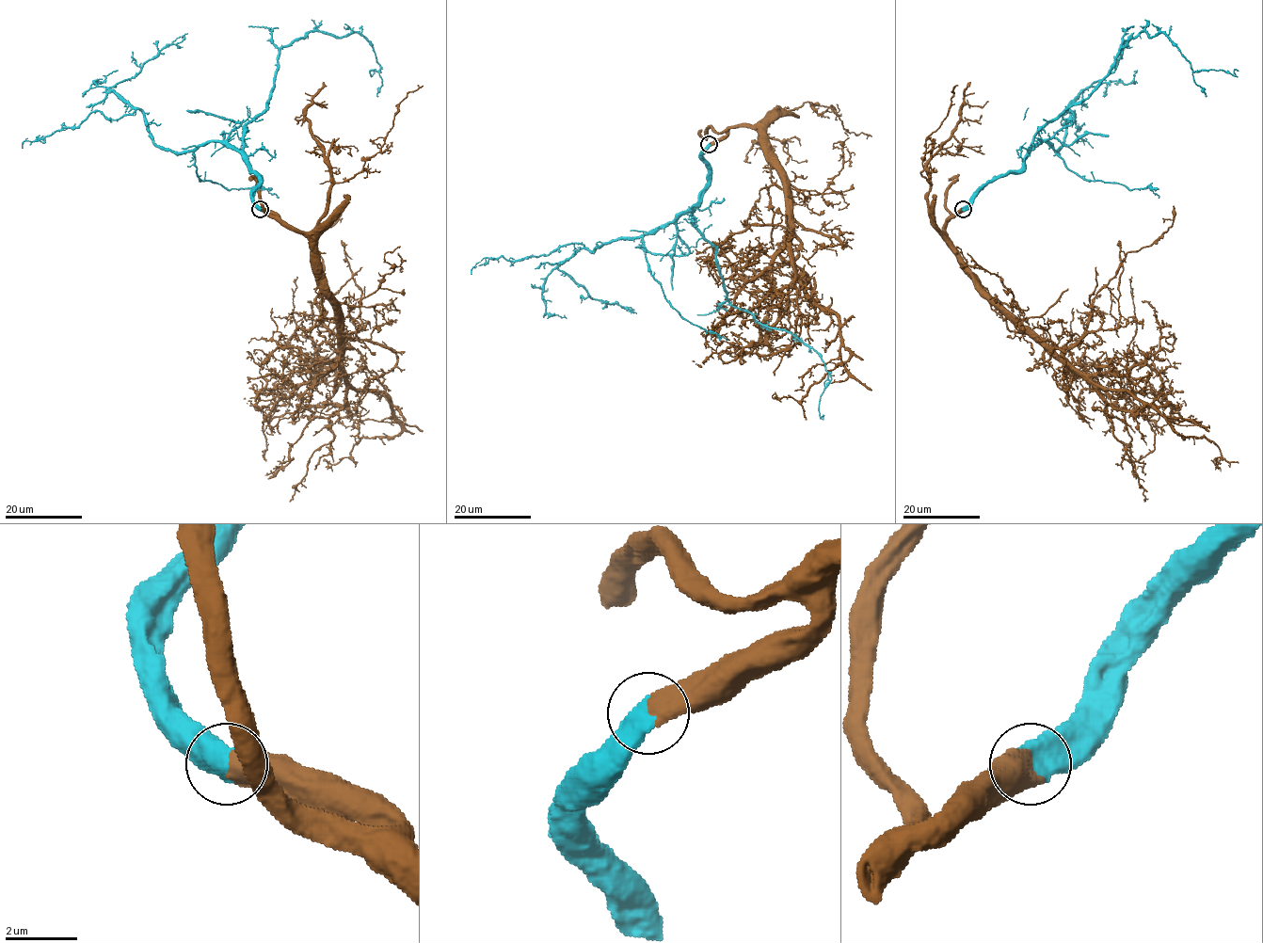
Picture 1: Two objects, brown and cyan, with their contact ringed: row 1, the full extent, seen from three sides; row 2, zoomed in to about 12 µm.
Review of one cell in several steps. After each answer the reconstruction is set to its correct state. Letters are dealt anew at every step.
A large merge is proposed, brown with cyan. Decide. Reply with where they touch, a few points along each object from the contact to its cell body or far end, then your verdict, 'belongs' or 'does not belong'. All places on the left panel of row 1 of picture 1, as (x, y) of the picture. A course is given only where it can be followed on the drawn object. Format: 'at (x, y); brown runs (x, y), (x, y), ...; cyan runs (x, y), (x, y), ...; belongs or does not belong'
at (260, 209); brown runs (260, 209), (307, 237), (331, 296), (338, 363), (354, 388), (390, 400), (402, 429), (324, 461); cyan runs (260, 209), (244, 128), (265, 108), (279, 51), (311, 31), (357, 33), (380, 66), (372, 70); belongs

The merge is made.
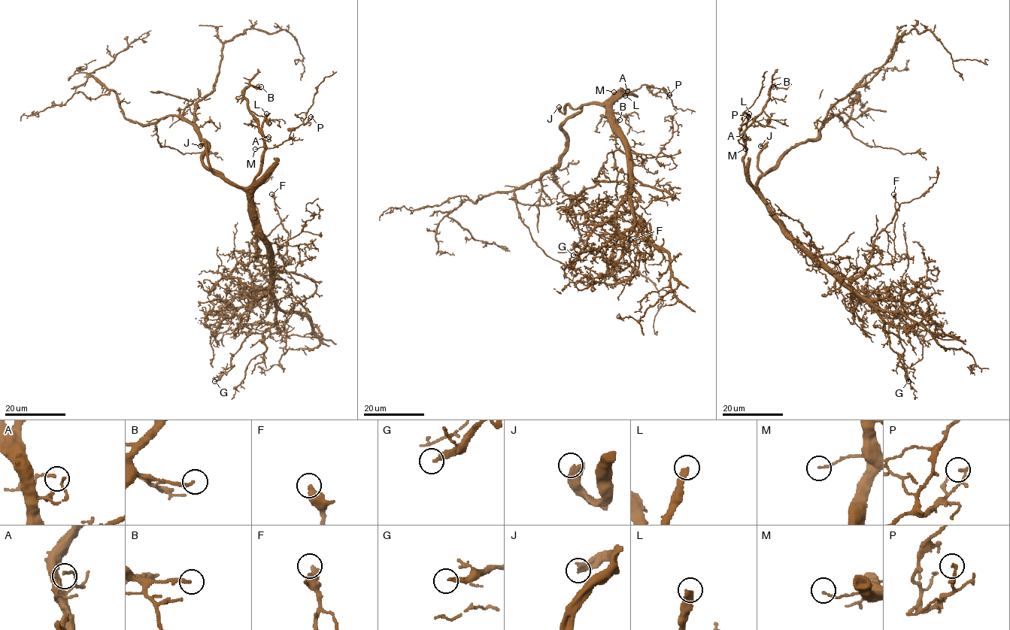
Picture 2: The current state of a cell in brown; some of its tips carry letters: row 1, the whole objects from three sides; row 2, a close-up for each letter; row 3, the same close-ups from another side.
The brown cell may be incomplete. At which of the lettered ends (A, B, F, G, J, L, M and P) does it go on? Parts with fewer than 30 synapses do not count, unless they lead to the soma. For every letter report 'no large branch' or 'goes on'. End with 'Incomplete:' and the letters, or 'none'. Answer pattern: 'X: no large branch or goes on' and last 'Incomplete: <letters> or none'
A: no large branch
B: goes on
F: no large branch
G: goes on
J: goes on
L: goes on
M: no large branch
P: no large branch
Incomplete: B, G, J, L

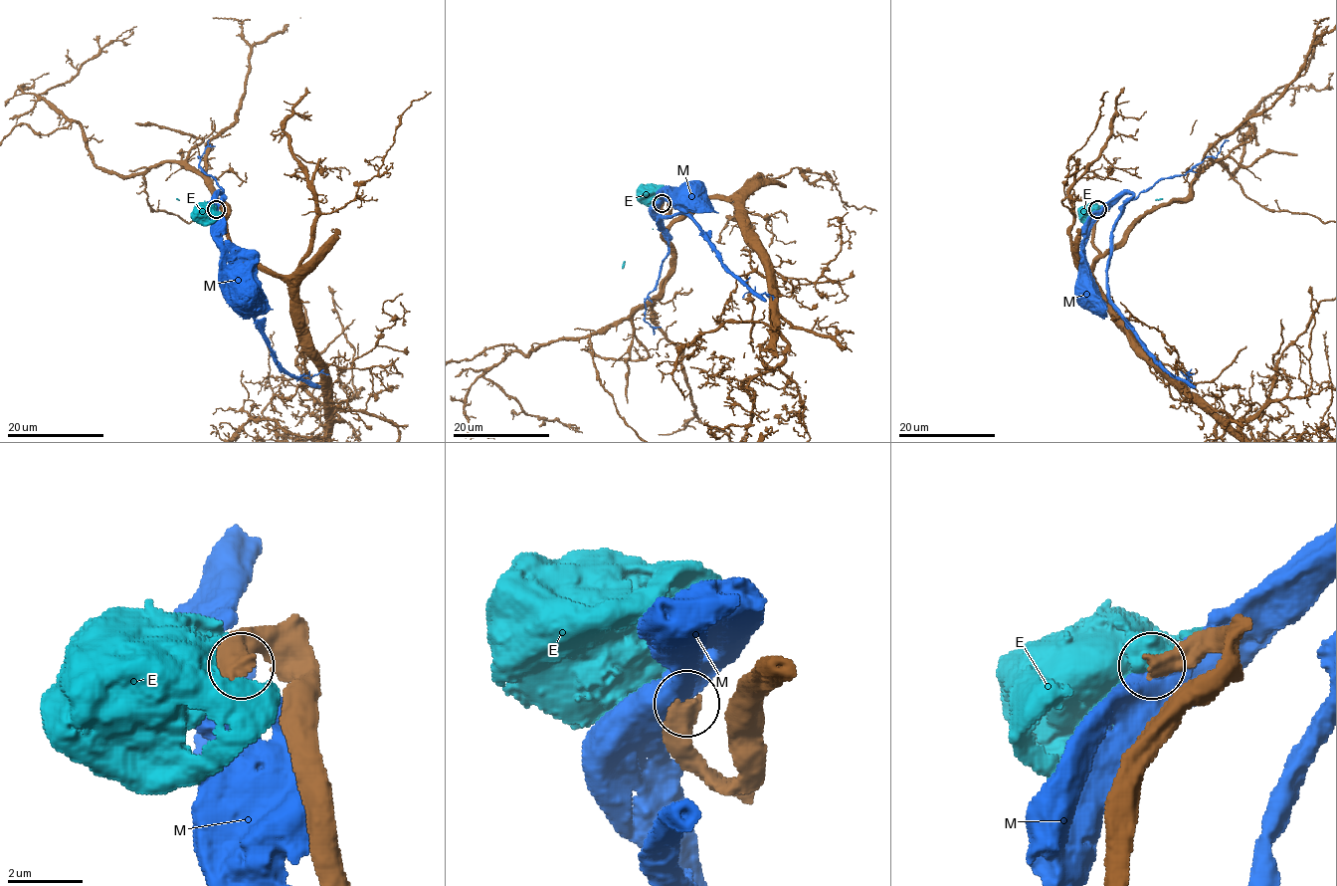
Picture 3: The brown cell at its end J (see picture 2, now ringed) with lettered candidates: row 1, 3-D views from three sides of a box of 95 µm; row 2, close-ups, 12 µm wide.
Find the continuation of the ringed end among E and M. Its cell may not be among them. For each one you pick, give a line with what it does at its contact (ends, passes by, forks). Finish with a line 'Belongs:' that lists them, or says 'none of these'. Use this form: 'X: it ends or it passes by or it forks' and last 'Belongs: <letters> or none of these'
Belongs: none of these

